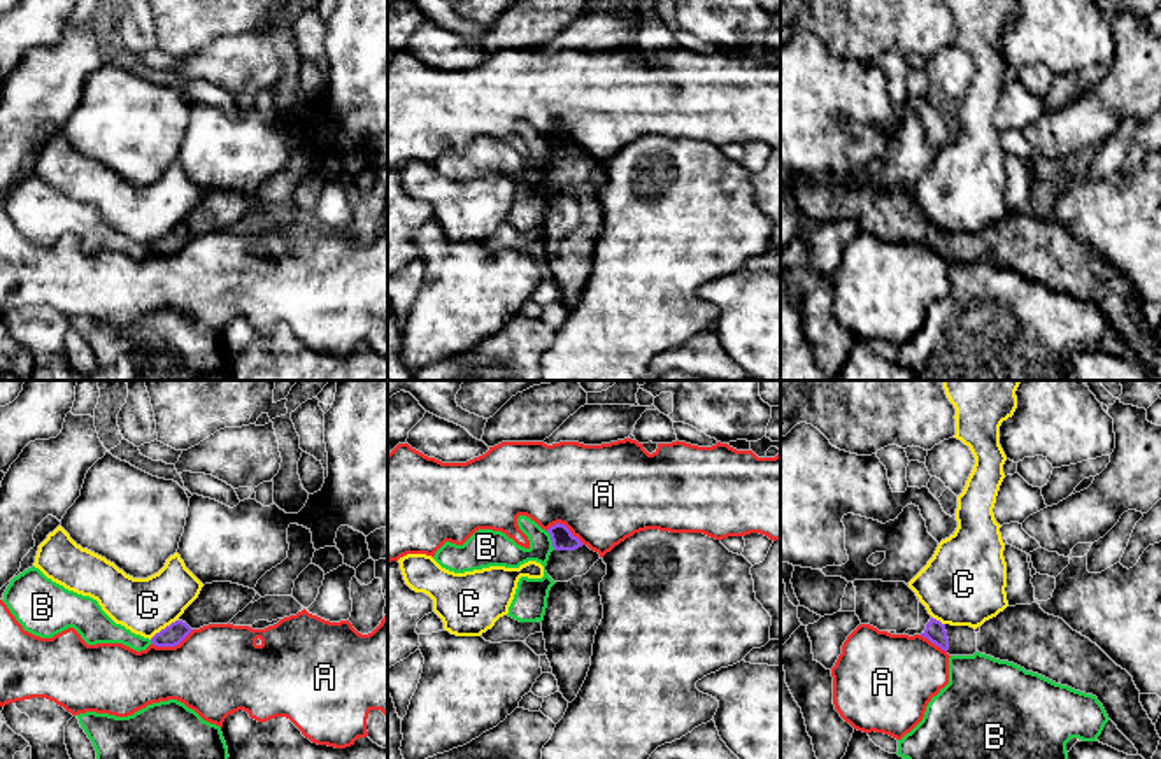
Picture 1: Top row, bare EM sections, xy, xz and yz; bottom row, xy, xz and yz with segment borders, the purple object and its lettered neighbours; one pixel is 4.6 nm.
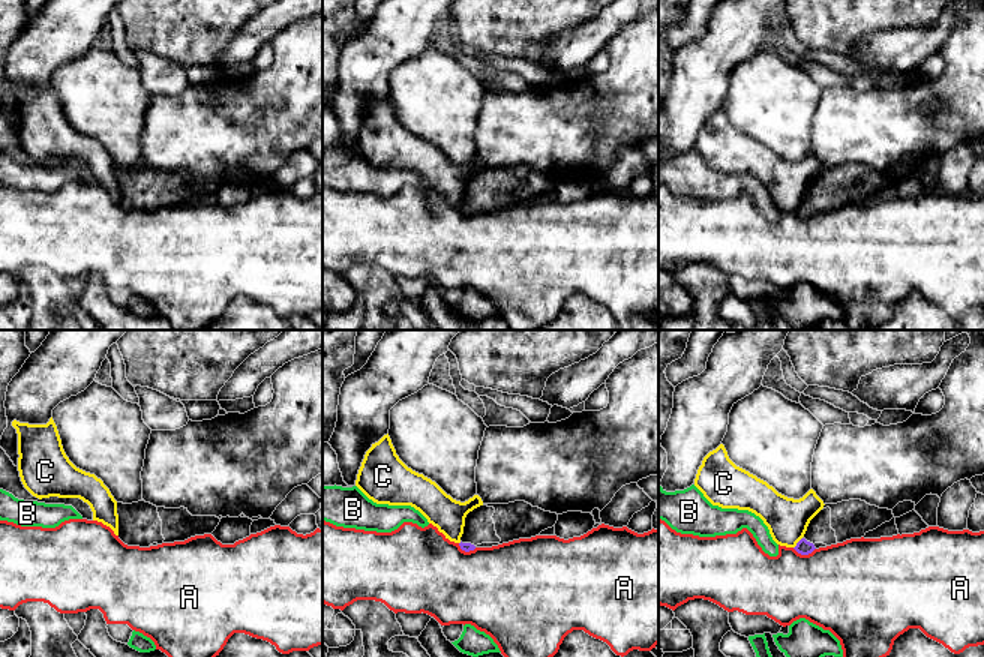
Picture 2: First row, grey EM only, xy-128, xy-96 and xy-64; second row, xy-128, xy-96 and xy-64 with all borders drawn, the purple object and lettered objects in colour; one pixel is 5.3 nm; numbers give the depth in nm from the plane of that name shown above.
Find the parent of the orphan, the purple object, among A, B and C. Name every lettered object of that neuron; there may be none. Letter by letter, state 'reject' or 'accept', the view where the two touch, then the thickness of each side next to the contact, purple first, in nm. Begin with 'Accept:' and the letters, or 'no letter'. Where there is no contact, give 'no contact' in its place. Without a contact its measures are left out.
Accept: no letter
A: reject; meets purple in xy; 100 nm thick on the purple side, 420 nm on the other
B: reject; meets purple in xz; 100 nm thick on the purple side, 150 nm on the other
C: reject; meets purple in xy; 100 nm thick on the purple side, 260 nm on the other

